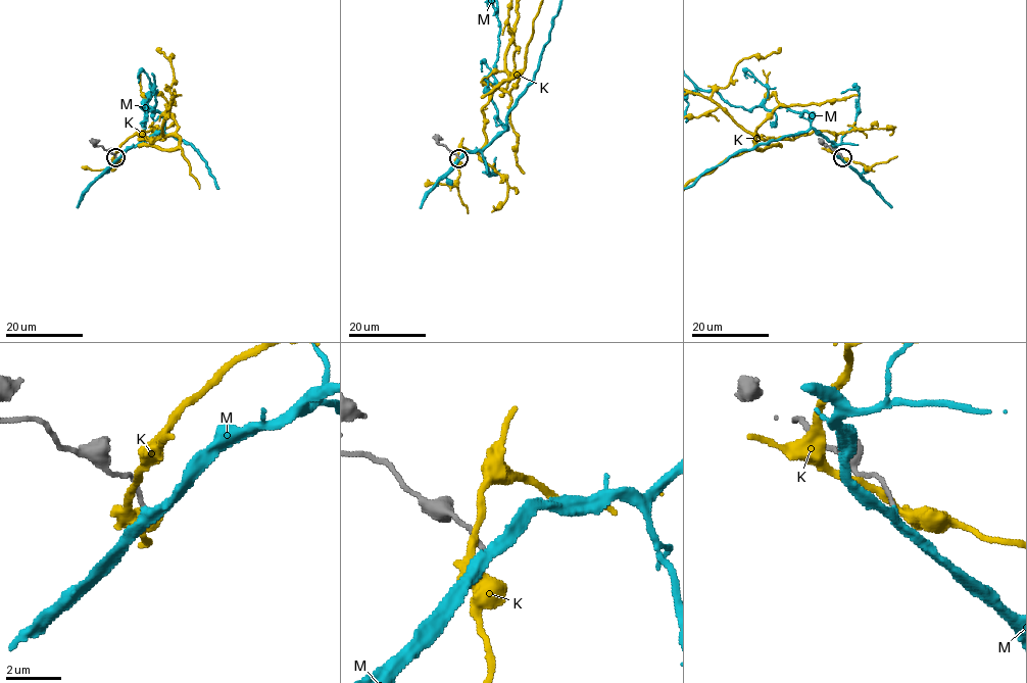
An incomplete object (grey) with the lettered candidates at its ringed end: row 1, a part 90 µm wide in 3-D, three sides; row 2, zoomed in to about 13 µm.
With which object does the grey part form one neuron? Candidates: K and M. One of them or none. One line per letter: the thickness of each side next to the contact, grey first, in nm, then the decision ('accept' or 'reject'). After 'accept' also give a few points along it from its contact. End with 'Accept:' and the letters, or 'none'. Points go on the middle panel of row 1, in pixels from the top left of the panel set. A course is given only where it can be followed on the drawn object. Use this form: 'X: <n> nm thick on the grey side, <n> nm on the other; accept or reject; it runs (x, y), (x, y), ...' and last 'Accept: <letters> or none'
K: 190 nm thick on the grey side, 240 nm on the other; reject
M: 160 nm thick on the grey side, 360 nm on the other; accept
Accept: M

